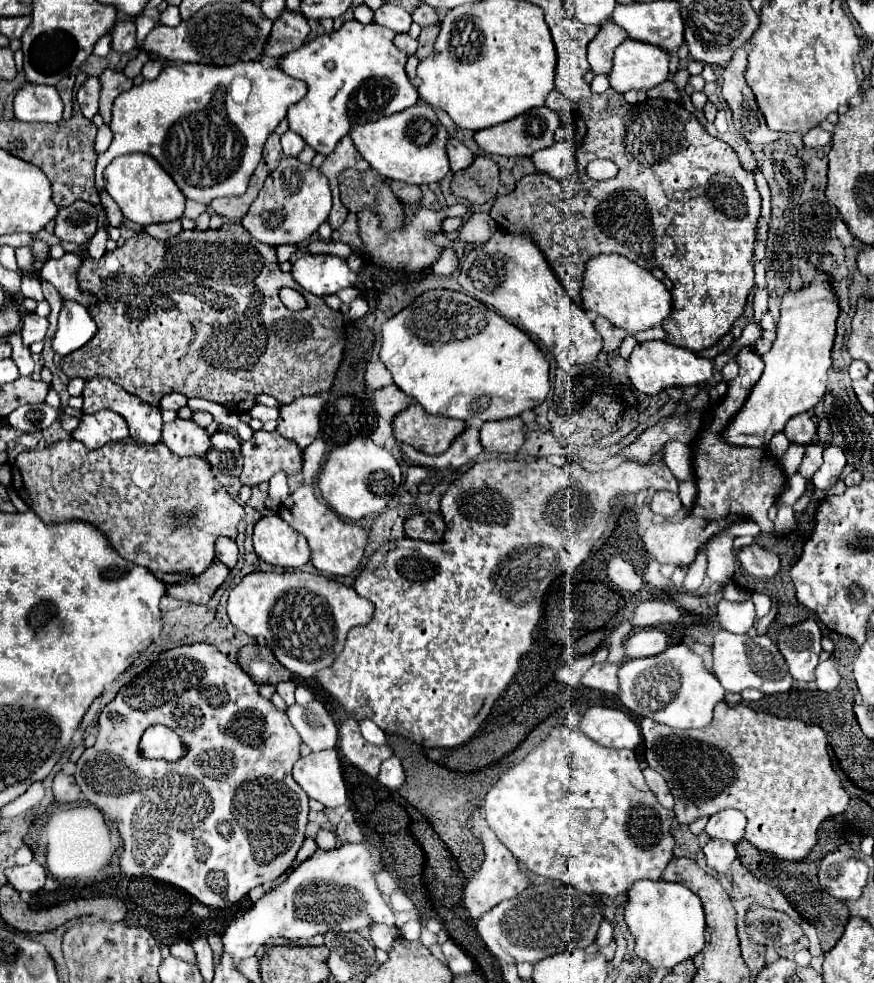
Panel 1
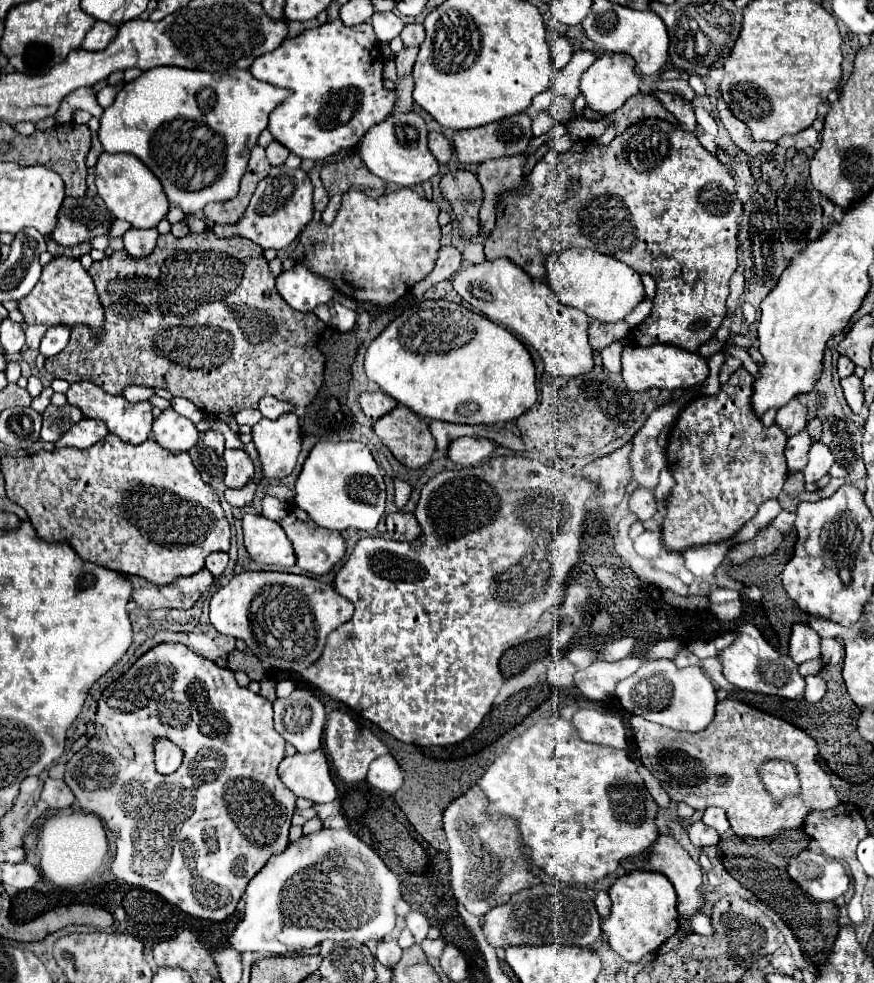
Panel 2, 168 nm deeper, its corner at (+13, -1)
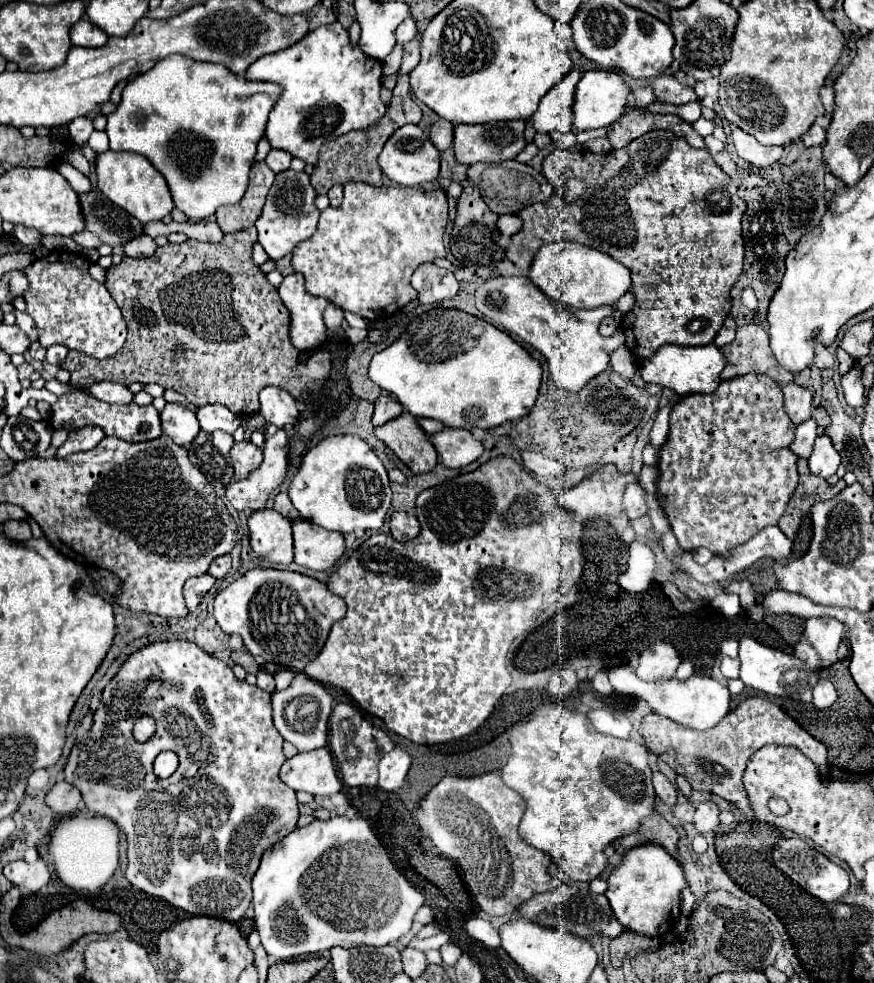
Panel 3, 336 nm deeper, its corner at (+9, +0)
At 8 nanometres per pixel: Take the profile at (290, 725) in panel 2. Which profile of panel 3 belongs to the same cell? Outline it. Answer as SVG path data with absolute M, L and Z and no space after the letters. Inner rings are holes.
M295 673L287 689L271 693L275 729L283 735L285 741L293 743L299 751L311 751L327 745L327 731L329 731L327 723L331 707L333 707L333 695L329 693L329 689L323 683L307 677L305 673Z

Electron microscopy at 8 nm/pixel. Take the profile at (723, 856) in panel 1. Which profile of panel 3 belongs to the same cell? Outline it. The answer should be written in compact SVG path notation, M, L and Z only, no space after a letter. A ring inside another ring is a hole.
M705 801L695 811L695 827L701 833L709 833L719 825L719 807L715 801Z

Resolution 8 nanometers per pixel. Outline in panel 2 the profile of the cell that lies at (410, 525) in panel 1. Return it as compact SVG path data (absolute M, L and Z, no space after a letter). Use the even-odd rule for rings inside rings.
M393 512L387 516L387 532L391 534L393 540L413 542L421 536L421 526L419 526L415 514Z

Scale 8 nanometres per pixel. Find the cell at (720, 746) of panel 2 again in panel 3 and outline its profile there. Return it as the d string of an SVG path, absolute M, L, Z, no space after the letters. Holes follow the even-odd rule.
M767 697L745 699L743 703L739 703L735 711L727 713L727 717L717 727L707 731L689 729L669 717L651 713L643 717L639 733L645 745L653 753L663 757L663 761L677 775L687 777L693 789L719 795L725 801L731 801L745 815L753 815L753 813L747 801L747 793L743 793L743 783L741 783L743 769L749 757L763 745L769 745L769 743L793 745L811 761L815 761L815 765L819 765L819 771L823 775L827 775L827 747L821 741L813 739L805 729L797 725L797 721L793 721L777 703L773 703Z

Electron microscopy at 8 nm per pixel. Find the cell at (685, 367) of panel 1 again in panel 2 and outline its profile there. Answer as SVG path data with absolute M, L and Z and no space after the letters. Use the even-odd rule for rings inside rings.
M627 344L623 348L621 376L623 376L625 386L633 392L645 392L649 388L679 390L679 388L689 388L689 386L705 382L705 378L709 376L709 366L703 356L687 352L687 350L671 346L671 344L655 344L649 348L643 348L639 344Z

